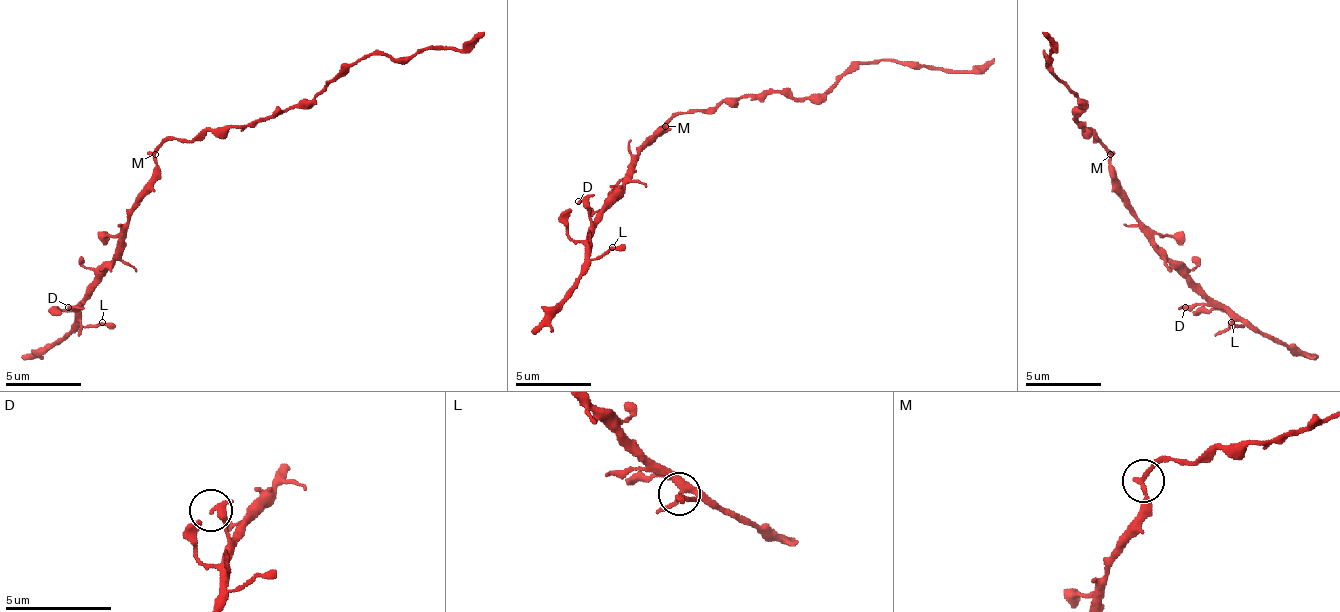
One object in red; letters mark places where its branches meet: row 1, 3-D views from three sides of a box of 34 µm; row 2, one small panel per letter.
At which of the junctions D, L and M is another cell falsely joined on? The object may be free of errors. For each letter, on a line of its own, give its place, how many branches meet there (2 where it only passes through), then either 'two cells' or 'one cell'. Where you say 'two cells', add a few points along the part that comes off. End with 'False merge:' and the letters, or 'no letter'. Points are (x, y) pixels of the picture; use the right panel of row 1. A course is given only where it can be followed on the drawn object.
D: at (1185, 307); 2 branches meet; one cell
L: at (1231, 322); 1 branches meet; one cell
M: at (1110, 154); 2 branches meet; two cells; foreign part runs (1109, 155), (1075, 120), (1083, 109), (1044, 56), (1048, 60), (1056, 48), (1041, 33)
False merge: M

